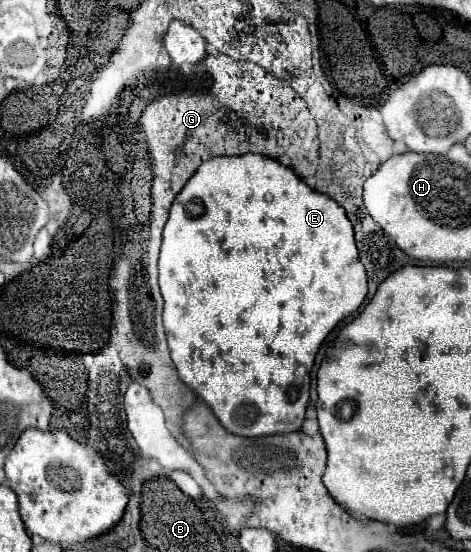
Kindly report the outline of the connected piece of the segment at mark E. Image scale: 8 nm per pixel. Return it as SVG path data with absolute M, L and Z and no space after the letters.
M262 154L244 156L216 156L200 164L194 176L186 182L180 194L174 198L170 208L170 218L164 226L162 250L158 260L160 290L164 298L164 330L168 340L170 356L178 368L180 380L190 386L214 412L218 422L232 434L258 438L270 434L288 434L300 430L304 422L304 412L308 404L310 370L314 366L316 352L332 328L354 312L366 298L366 272L358 258L358 248L354 244L352 222L348 220L344 208L340 208L332 198L308 188L292 168L282 166Z

